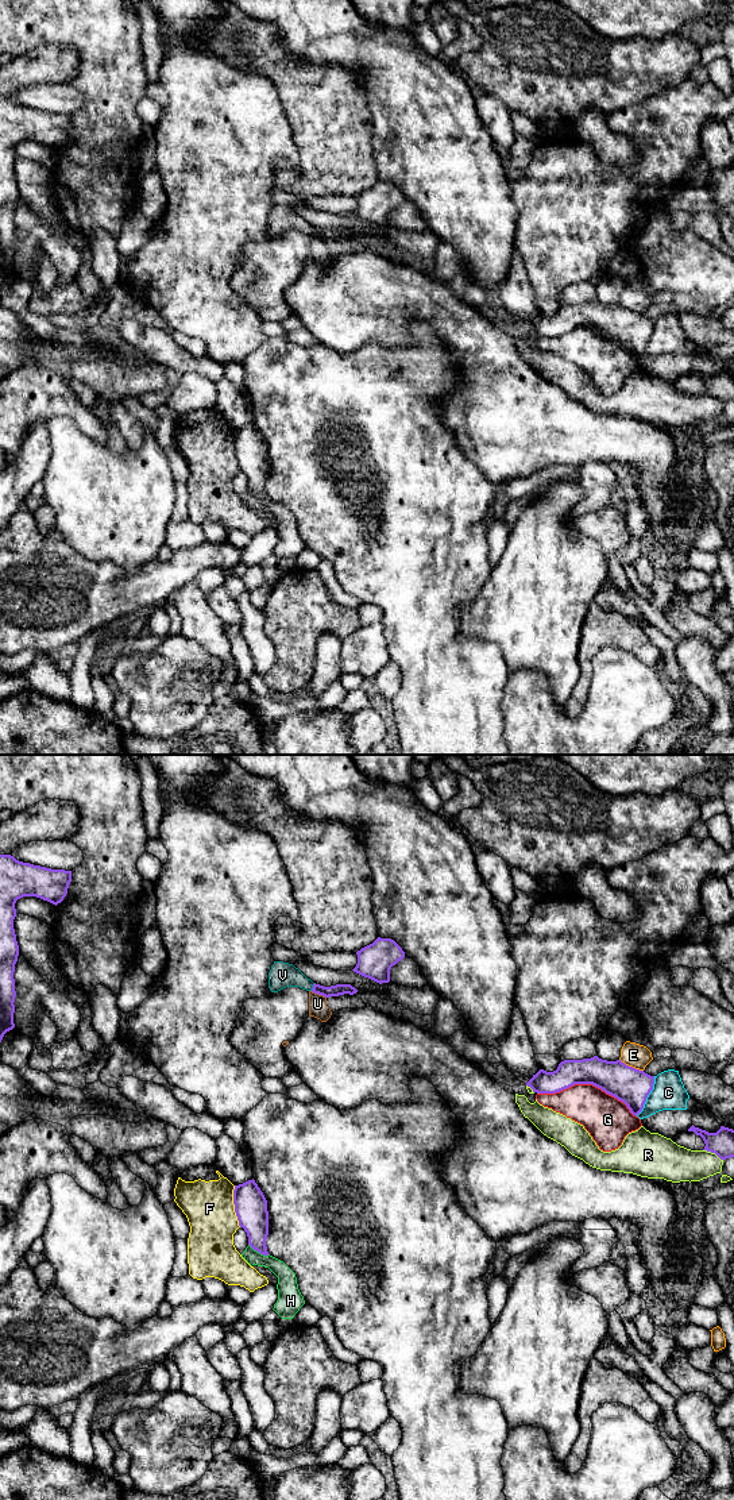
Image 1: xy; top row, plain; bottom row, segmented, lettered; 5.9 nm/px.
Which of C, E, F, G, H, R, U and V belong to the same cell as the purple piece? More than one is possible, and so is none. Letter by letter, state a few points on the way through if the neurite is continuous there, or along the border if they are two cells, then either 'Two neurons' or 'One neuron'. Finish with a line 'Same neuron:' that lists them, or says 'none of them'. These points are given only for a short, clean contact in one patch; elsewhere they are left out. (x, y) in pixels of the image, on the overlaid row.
C: Two neurons
E: Two neurons
F: Two neurons
G: Two neurons
H: Two neurons
R: Two neurons
U: Boundary: xy (311, 991), (325, 998). Two neurons
V: Two neurons
Same neuron: none of them

